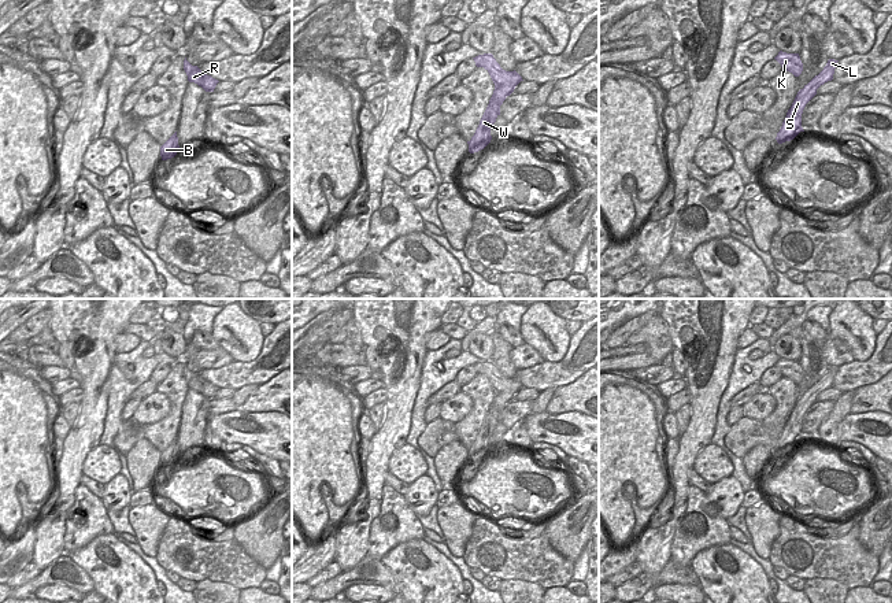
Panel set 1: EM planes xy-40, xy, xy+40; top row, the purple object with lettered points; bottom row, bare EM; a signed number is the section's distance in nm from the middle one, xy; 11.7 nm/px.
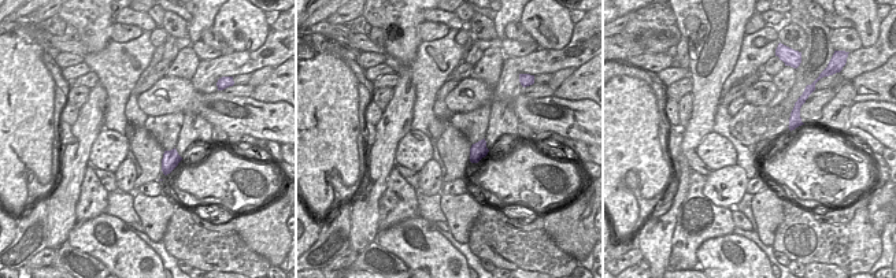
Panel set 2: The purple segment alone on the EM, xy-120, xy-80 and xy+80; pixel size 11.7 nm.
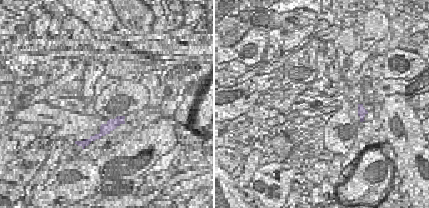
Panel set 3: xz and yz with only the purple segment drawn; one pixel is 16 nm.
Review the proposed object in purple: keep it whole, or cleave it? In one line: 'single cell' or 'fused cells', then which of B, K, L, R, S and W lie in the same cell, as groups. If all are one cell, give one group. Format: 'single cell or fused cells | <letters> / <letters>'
fused cells | B L S W / K R

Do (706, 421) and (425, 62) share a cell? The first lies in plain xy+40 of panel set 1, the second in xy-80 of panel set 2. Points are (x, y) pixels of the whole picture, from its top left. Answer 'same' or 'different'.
different

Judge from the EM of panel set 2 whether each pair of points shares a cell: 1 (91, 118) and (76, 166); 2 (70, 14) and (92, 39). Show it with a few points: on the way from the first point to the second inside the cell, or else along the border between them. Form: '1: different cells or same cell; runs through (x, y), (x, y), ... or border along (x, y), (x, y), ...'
1: same cell; runs through (85, 130), (84, 143), (78, 154)
2: same cell; runs through (77, 19), (89, 32)

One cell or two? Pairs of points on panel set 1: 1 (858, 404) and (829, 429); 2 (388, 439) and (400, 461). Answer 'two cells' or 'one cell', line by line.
1: two cells
2: two cells

